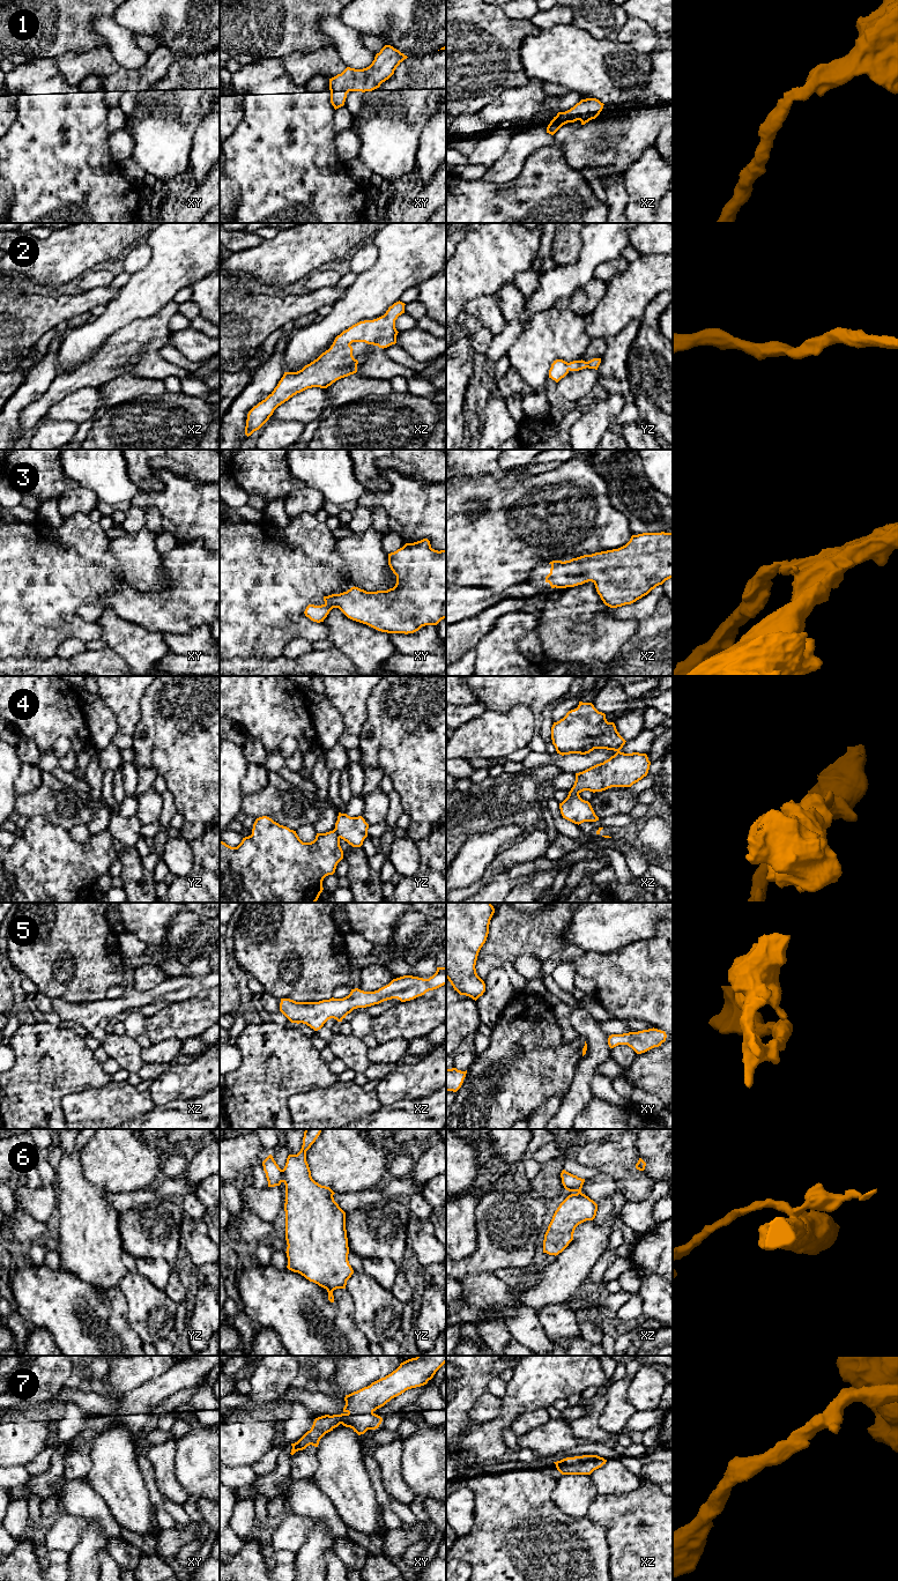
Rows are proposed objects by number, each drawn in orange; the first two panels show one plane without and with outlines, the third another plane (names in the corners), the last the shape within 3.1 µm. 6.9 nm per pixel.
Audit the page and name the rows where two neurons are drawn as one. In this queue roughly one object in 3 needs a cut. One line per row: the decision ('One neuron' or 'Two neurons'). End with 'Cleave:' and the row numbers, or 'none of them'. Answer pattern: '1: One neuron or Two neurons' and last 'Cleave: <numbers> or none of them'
1: One neuron
2: One neuron
3: One neuron
4: Two neurons
5: One neuron
6: Two neurons
7: One neuron
Cleave: 4, 6

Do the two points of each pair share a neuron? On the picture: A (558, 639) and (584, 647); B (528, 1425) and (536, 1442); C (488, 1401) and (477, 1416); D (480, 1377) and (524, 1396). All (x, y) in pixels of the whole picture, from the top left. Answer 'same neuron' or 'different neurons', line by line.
A: same neuron
B: different neurons
C: same neuron
D: different neurons

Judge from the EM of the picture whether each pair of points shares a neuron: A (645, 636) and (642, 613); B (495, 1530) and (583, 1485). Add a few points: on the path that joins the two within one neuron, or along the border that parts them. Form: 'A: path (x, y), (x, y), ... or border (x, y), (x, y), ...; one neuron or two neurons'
A: border (660, 599), (654, 610), (637, 622); two neurons
B: border (556, 1481), (551, 1492), (551, 1500), (573, 1518); two neurons

